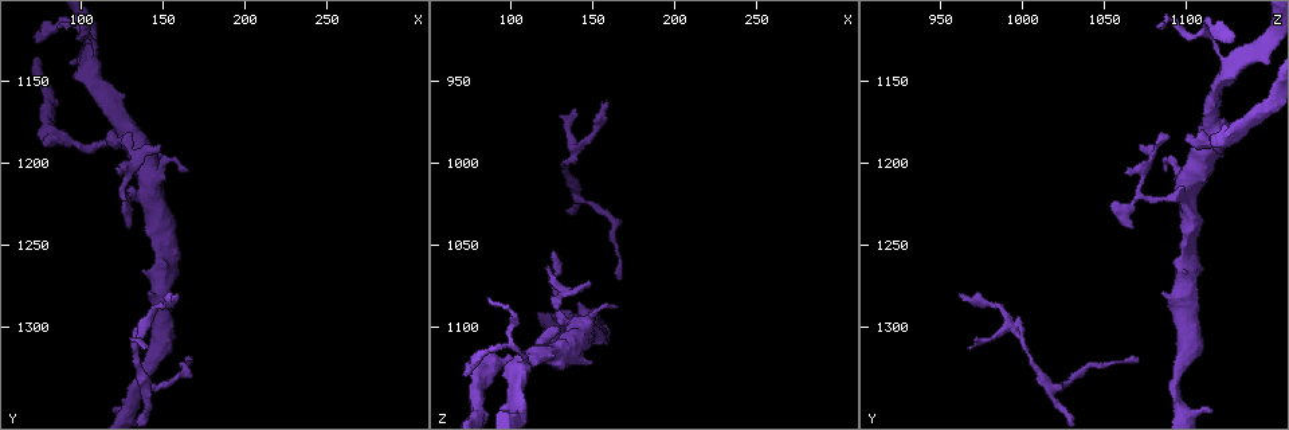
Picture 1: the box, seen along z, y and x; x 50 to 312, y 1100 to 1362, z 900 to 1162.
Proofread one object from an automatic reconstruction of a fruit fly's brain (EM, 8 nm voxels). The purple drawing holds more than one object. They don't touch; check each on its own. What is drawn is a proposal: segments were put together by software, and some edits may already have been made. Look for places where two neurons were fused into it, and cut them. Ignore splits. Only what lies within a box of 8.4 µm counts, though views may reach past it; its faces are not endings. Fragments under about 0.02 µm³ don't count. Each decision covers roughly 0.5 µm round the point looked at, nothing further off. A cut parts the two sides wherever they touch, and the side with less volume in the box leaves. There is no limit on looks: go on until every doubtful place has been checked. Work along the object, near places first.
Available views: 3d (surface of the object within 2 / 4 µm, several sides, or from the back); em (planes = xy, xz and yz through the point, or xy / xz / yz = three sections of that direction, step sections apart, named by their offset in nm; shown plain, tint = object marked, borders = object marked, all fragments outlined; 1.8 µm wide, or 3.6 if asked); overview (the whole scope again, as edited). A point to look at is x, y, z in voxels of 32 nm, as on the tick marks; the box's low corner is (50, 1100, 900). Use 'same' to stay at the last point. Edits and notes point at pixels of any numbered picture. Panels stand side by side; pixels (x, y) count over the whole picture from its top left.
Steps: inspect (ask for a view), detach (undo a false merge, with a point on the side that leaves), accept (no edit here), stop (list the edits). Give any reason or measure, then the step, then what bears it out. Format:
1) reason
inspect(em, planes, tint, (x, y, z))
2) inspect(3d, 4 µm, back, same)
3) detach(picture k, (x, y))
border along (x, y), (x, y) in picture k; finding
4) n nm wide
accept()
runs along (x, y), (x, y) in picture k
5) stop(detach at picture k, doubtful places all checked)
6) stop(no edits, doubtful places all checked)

three-way junction
inspect(em, planes, borders, (106, 1144, 1124))

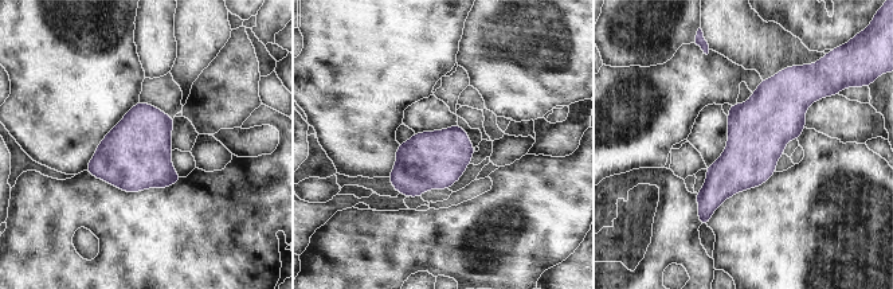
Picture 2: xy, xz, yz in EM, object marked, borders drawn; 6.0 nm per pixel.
accept()
runs along (786, 81), (702, 218) in picture 2; continuous, no second neuron

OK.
sharp bend
inspect(3d, 4 µm, (100, 1118, 1110))

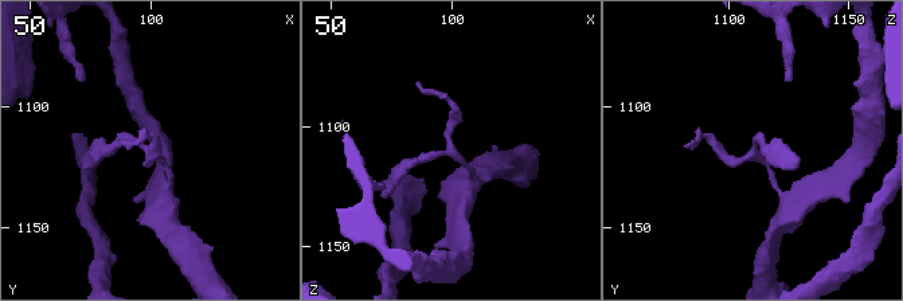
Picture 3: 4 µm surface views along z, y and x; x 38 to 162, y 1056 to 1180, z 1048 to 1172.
need the tissue
inspect(em, planes, tint, (98, 1117, 1110))

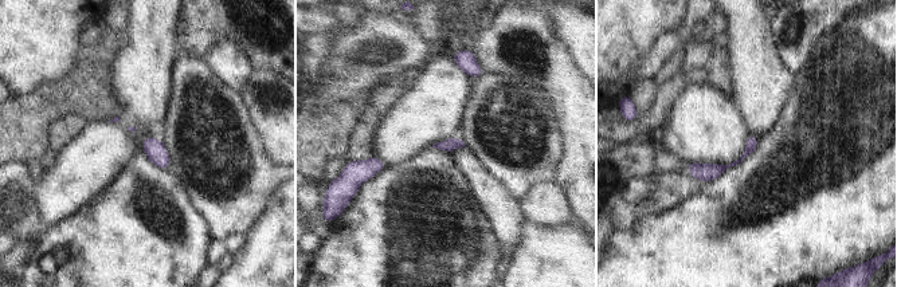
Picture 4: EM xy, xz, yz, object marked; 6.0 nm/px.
80 nm wide
accept()
continuous, no second neuron

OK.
sharp bend
inspect(3d, 2 µm, (126, 1216, 1072))

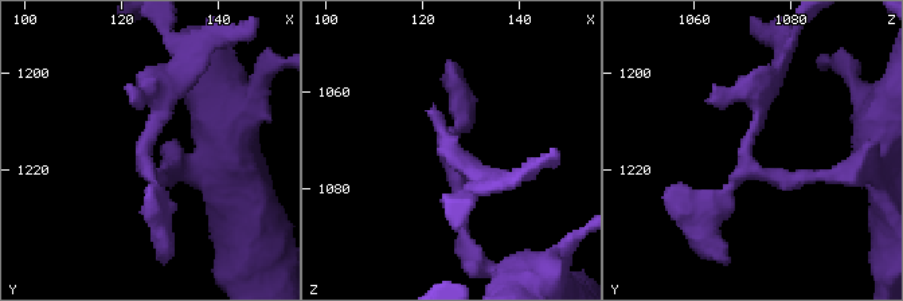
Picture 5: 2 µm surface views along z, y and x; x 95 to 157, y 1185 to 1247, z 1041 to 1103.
shape alone is not enough
inspect(em, xz, step 4, tint, (125, 1217, 1071))

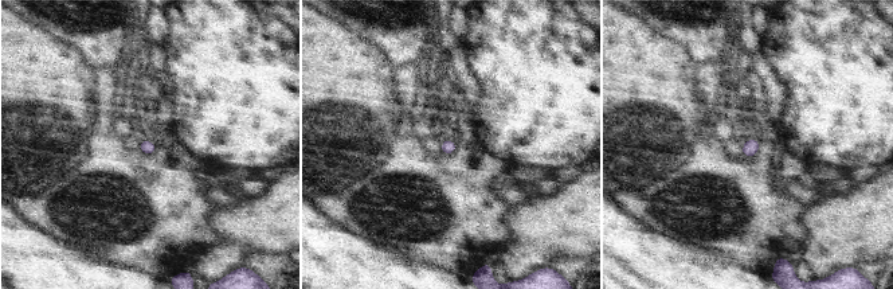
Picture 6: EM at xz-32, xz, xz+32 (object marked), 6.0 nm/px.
accept()
all the same neuron

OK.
stop(no edits, doubtful places all checked)

